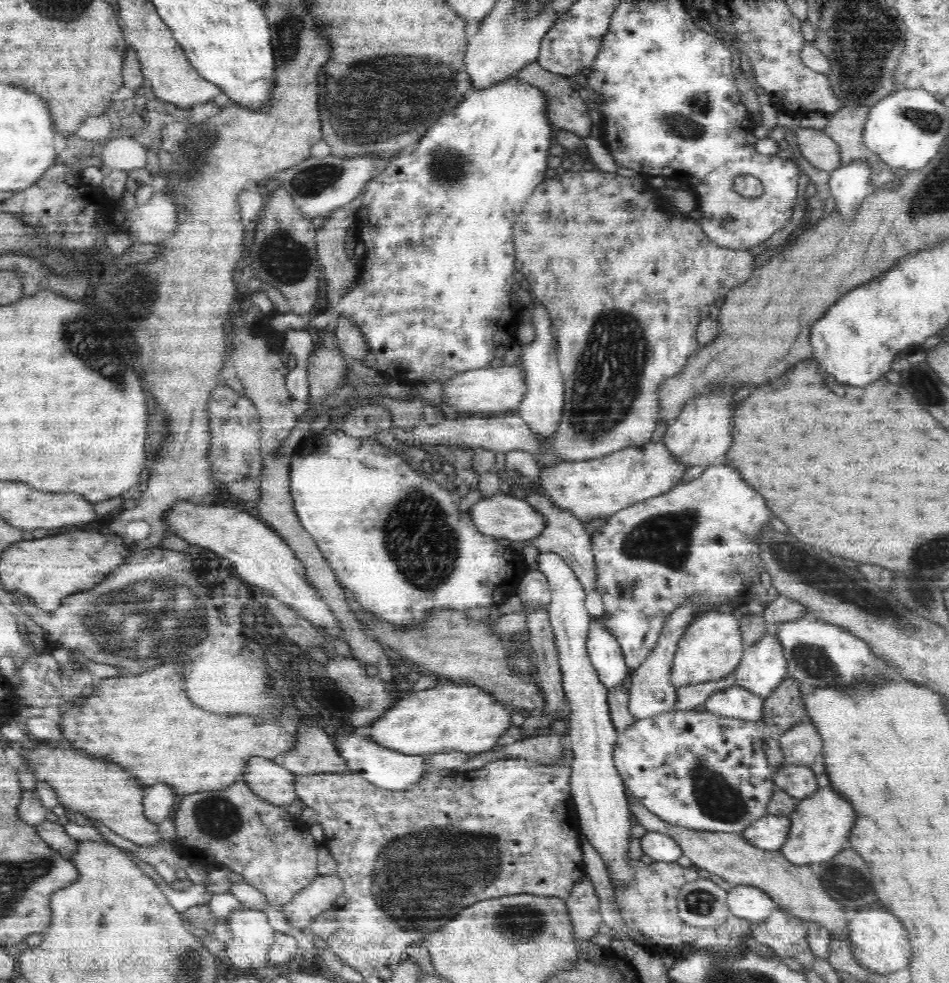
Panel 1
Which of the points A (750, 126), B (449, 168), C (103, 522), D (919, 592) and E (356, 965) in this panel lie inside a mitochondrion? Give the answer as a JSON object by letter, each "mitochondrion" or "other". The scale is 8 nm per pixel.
{"A":"other","B":"mitochondrion","C":"other","D":"mitochondrion","E":"other"}

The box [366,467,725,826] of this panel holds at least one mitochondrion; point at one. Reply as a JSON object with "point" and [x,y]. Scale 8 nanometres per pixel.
{"point":[420,541]}

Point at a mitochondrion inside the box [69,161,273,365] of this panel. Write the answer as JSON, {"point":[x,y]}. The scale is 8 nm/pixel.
{"point":[131,300]}

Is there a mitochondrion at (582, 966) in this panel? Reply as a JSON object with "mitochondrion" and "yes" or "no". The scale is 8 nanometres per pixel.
{"mitochondrion":"no"}

